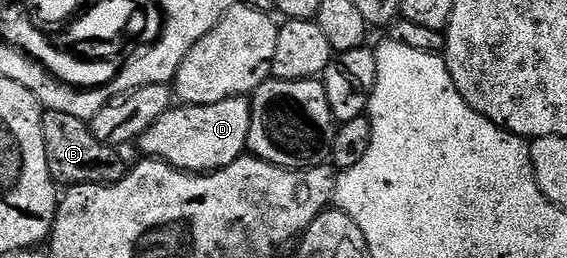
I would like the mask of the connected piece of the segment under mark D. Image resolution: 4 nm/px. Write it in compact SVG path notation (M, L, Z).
M228 98L206 106L177 104L141 134L139 147L145 158L156 158L186 174L212 174L215 170L226 170L243 157L250 132L251 108L245 98Z

